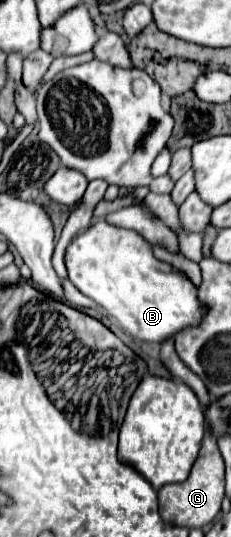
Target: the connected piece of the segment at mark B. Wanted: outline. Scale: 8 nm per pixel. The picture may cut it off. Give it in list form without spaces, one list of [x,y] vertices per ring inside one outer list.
[[[96,220],[90,228],[74,236],[74,240],[66,248],[64,262],[68,268],[70,282],[84,296],[100,304],[106,310],[106,314],[112,320],[116,320],[126,334],[130,334],[140,342],[162,342],[168,336],[174,336],[178,330],[198,324],[204,314],[198,304],[196,286],[192,286],[190,280],[182,276],[178,270],[174,270],[172,266],[166,266],[164,262],[156,260],[152,254],[152,246],[134,230],[112,226],[106,220]]]

